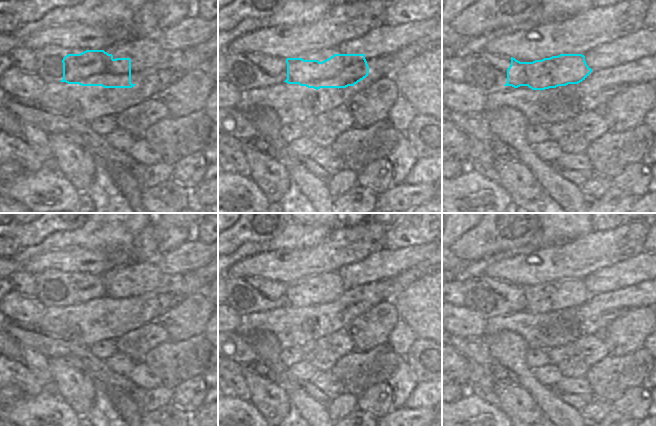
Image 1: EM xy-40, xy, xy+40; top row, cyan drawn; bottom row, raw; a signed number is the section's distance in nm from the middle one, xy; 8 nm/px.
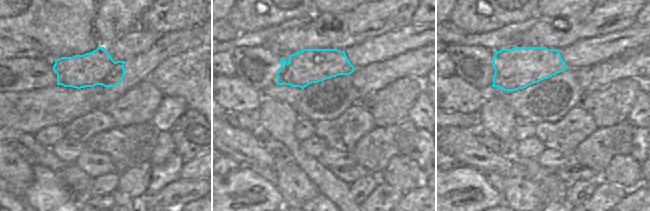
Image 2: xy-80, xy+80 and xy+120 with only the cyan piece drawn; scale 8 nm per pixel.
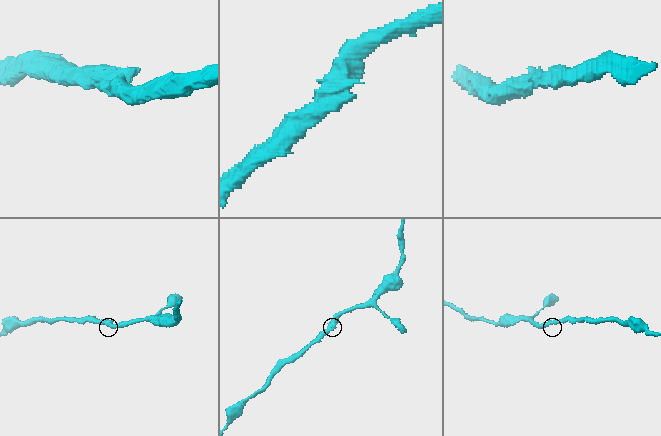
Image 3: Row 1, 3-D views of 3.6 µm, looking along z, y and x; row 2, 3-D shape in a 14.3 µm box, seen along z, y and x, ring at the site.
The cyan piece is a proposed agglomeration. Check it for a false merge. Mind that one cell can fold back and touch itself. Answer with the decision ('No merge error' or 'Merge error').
No merge error.

